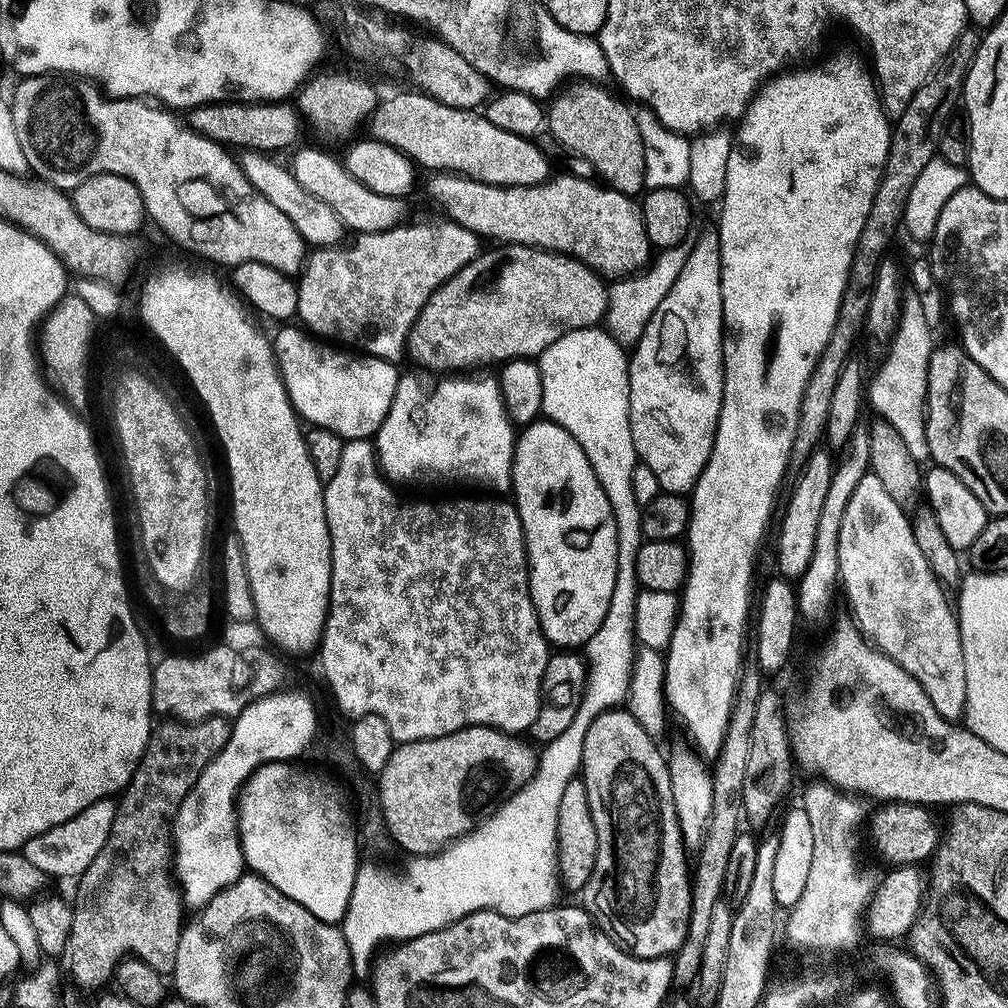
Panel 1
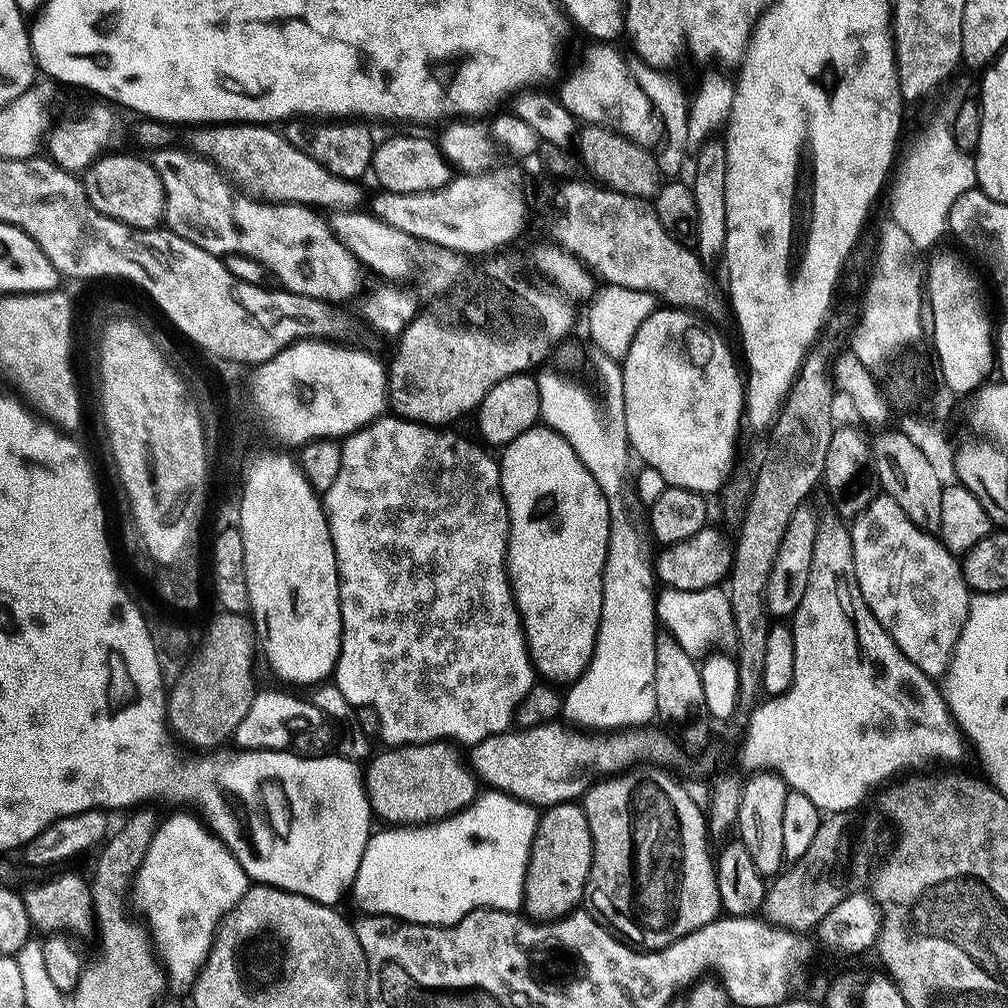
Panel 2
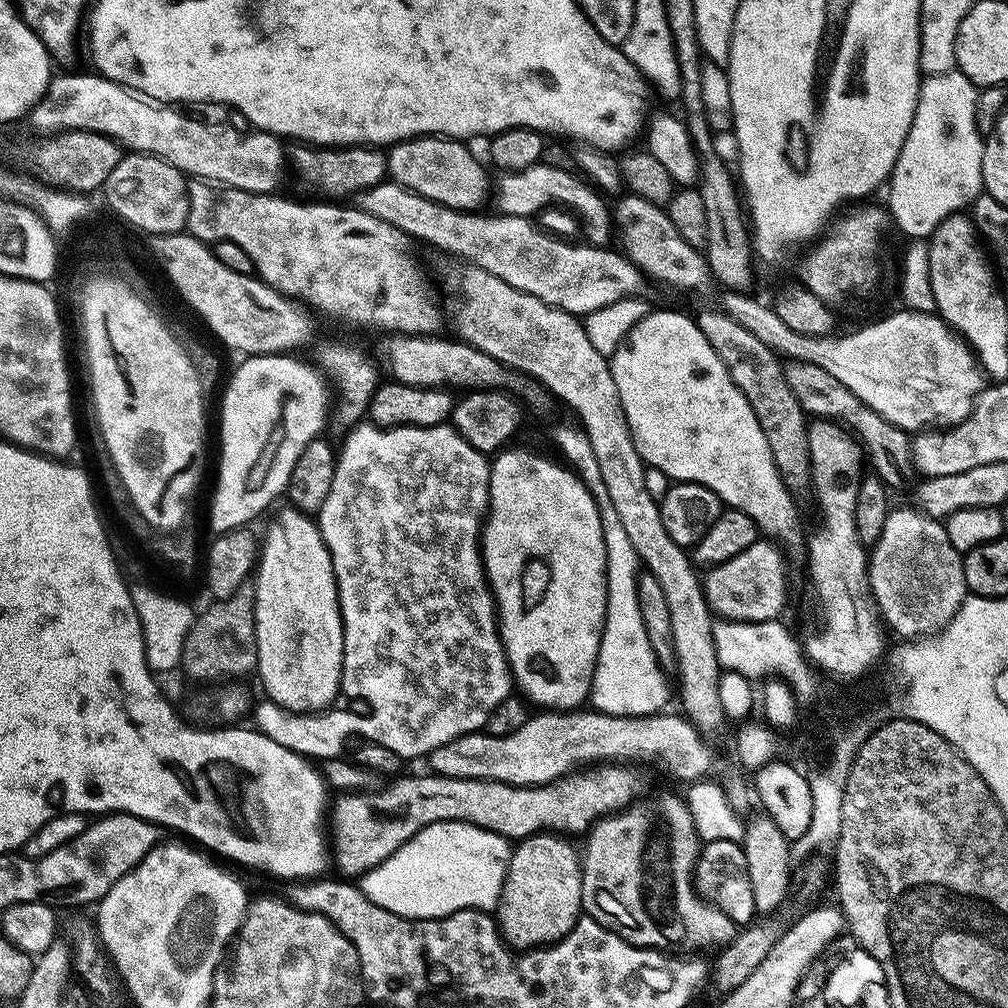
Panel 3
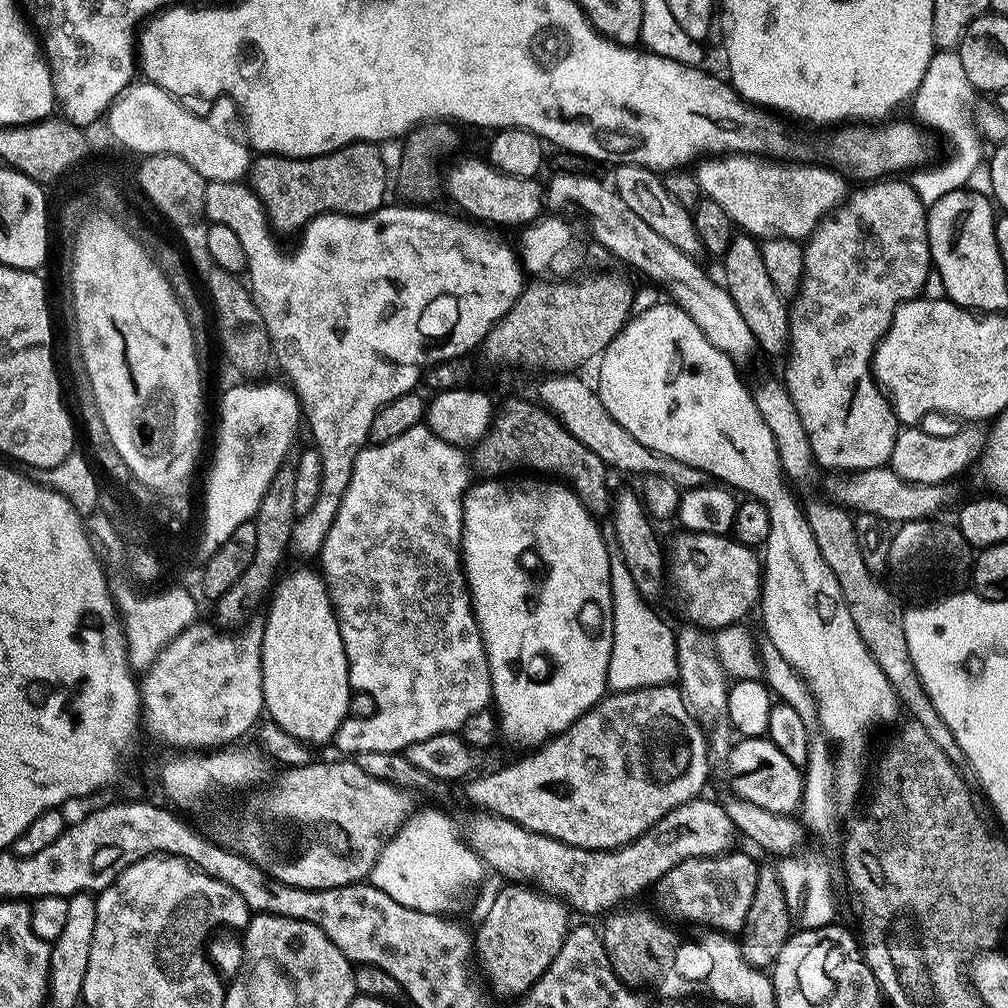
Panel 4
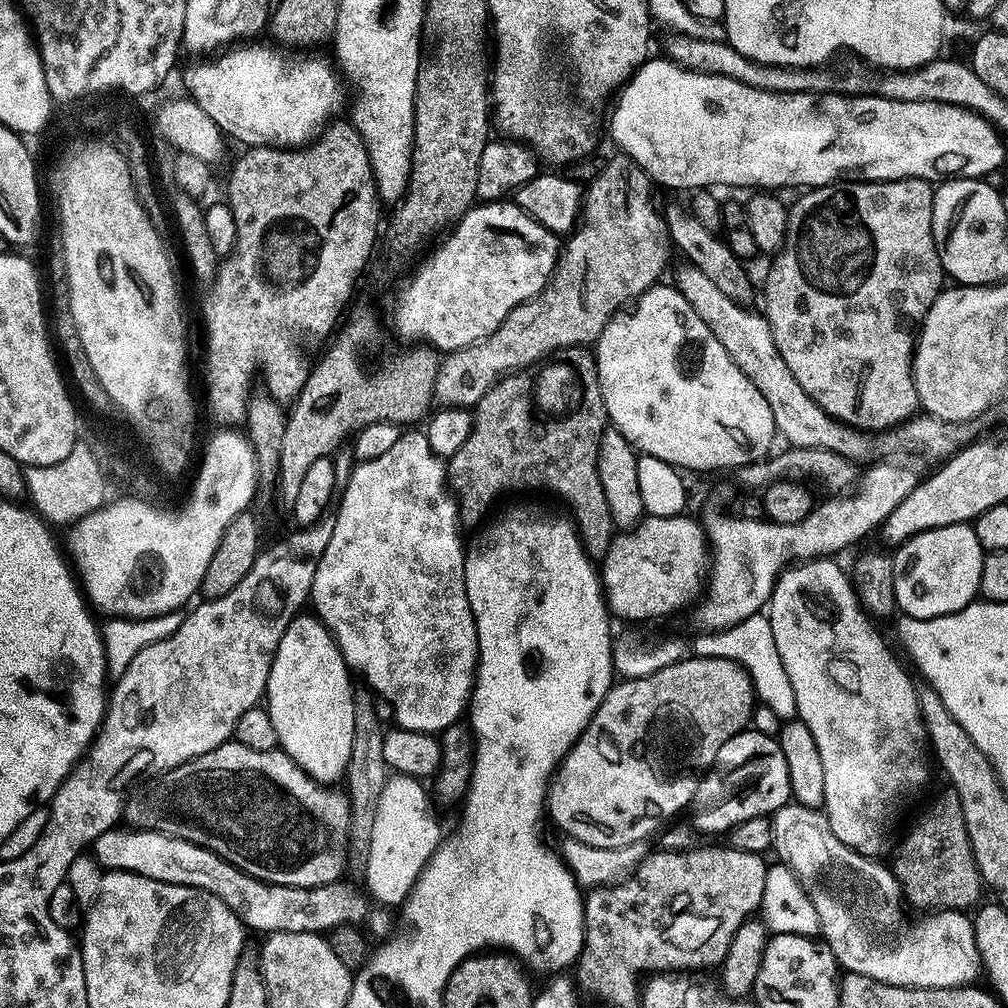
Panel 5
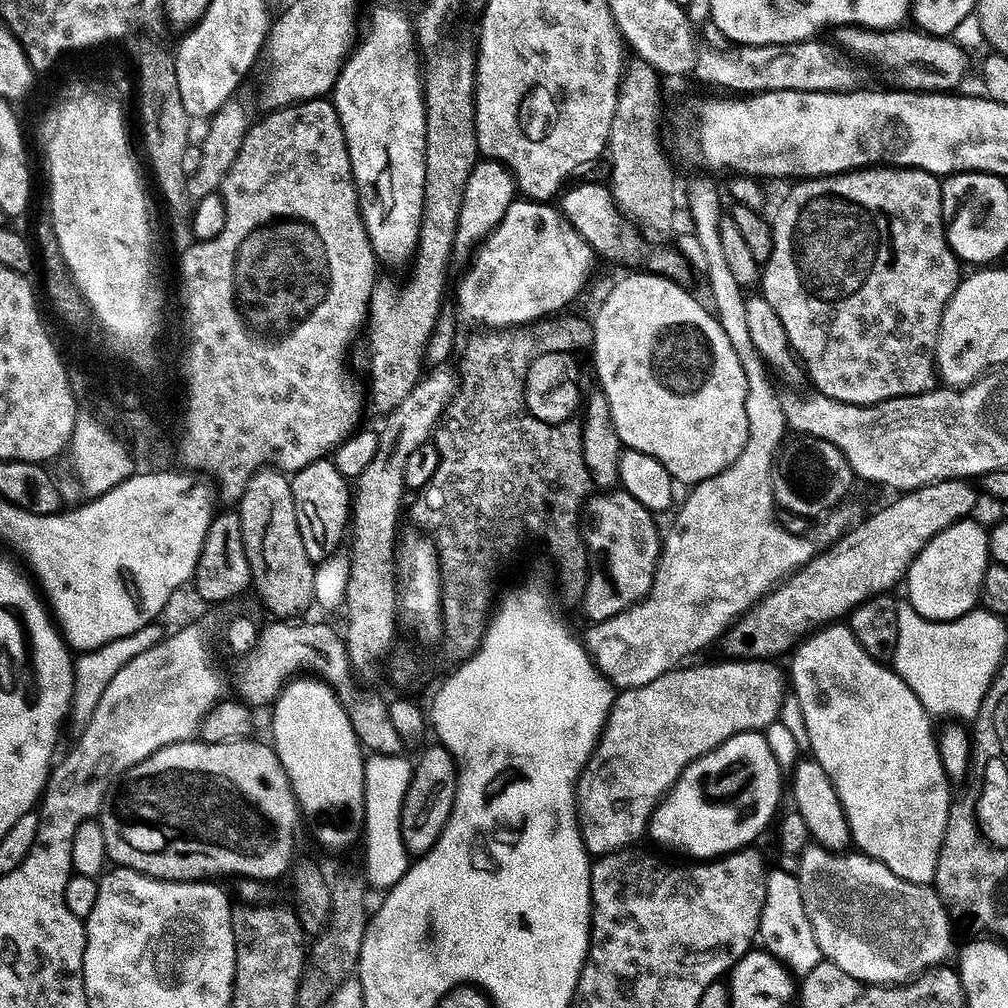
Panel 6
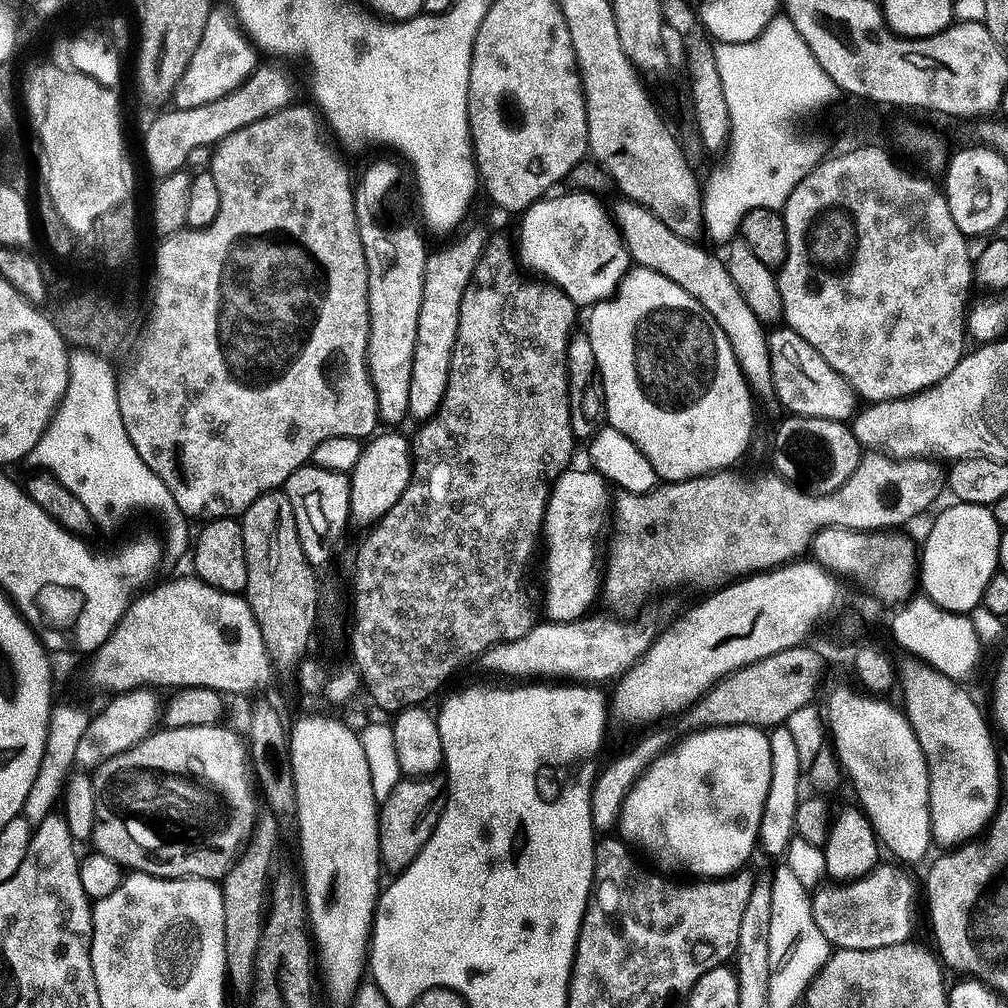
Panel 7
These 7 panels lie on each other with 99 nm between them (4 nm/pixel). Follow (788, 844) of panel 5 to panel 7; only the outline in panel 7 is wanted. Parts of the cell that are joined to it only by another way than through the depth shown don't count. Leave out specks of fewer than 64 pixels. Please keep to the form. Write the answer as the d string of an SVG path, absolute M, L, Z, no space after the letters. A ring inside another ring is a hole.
M881 866L874 869L869 876L851 882L828 882L815 889L812 896L812 913L814 922L818 922L818 930L831 942L833 949L839 950L882 950L895 944L906 944L913 939L912 931L916 928L916 888L900 866L887 868Z

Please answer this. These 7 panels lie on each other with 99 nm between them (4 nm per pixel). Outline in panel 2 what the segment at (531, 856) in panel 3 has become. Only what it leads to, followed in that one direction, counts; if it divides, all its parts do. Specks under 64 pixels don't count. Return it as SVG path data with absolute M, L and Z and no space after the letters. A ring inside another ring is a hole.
M573 802L547 809L540 817L528 863L528 885L524 888L527 915L537 922L551 922L577 911L586 900L593 862L594 842L583 807Z

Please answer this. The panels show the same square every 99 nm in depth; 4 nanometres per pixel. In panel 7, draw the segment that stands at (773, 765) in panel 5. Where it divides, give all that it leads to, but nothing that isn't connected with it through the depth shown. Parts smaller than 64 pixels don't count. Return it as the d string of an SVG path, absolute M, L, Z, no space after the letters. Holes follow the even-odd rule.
M706 728L693 731L680 745L659 756L628 792L618 832L633 849L645 852L664 874L685 872L688 878L718 880L735 876L758 852L762 814L772 781L769 733L759 728Z

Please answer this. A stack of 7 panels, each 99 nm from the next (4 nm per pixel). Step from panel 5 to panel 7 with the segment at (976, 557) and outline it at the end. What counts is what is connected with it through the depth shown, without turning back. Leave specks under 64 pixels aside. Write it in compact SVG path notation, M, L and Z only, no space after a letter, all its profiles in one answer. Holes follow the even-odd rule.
M955 503L936 520L920 556L920 586L925 596L938 607L956 615L969 615L984 600L990 579L999 571L998 547L1003 529L991 509L977 504Z

